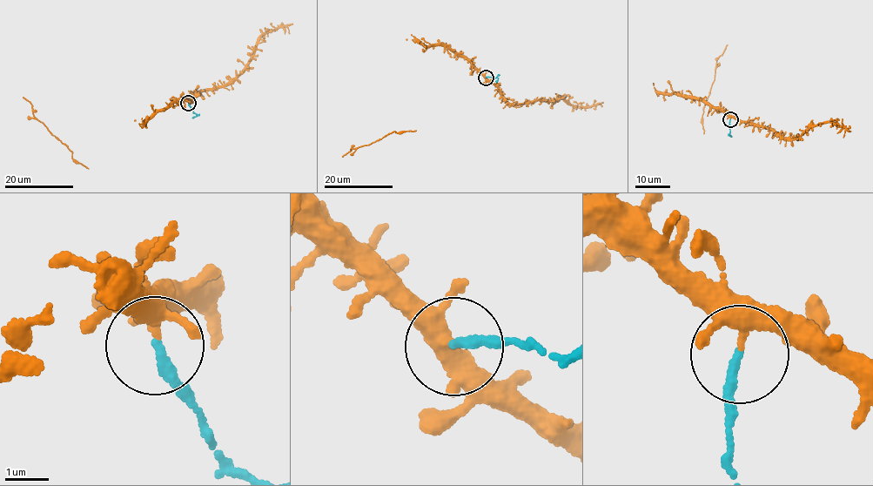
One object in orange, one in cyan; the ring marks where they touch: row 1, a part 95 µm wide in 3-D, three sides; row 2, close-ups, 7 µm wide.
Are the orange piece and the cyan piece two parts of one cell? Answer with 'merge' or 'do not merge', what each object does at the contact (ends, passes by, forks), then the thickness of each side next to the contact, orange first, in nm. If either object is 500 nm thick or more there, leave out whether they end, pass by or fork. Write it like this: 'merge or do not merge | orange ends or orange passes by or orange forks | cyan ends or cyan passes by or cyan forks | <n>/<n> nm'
do not merge | orange forks | cyan ends | 220/240 nm

